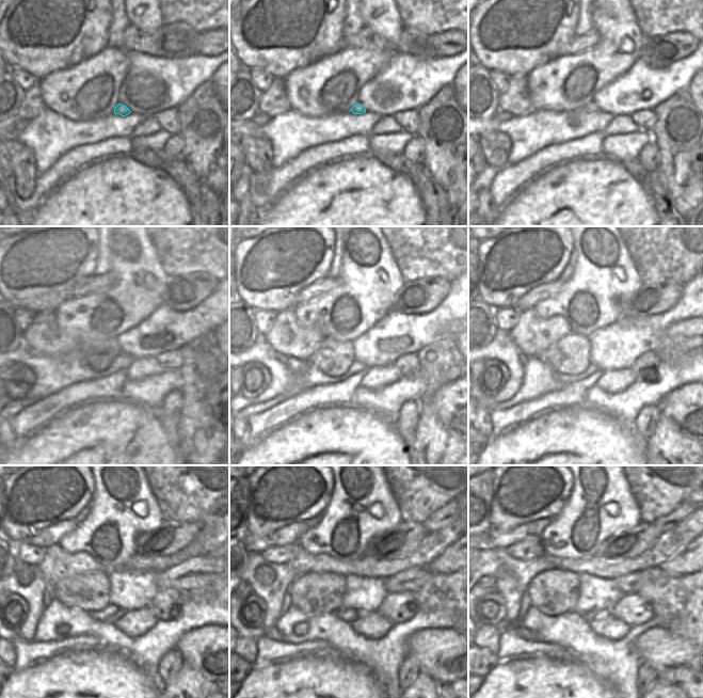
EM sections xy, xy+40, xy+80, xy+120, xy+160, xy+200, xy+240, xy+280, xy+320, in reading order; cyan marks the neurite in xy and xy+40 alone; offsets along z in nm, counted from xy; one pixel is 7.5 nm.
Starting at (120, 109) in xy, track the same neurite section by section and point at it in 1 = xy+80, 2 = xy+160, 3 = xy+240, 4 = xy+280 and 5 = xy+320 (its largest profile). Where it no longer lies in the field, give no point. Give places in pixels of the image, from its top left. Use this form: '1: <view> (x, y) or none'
1: xy+80 (591, 107)
2: xy+160 (332, 357)
3: xy+240 (90, 591)
4: xy+280 (313, 593)
5: xy+320 (553, 592)

